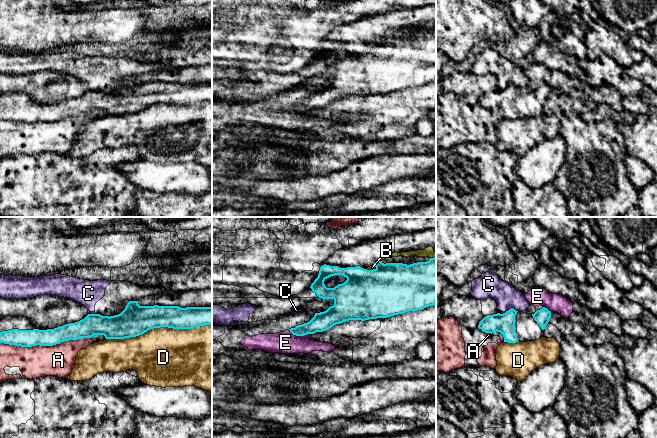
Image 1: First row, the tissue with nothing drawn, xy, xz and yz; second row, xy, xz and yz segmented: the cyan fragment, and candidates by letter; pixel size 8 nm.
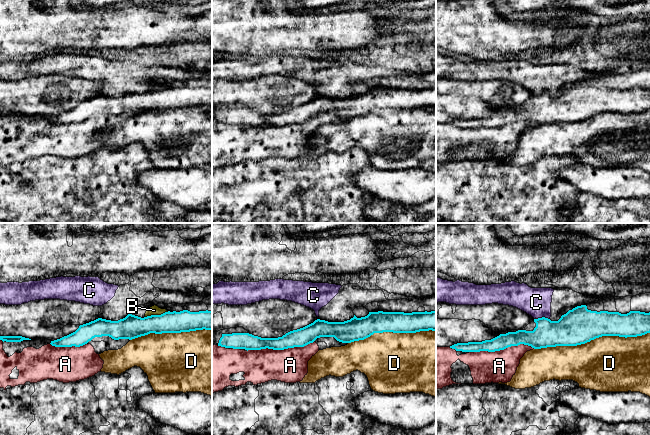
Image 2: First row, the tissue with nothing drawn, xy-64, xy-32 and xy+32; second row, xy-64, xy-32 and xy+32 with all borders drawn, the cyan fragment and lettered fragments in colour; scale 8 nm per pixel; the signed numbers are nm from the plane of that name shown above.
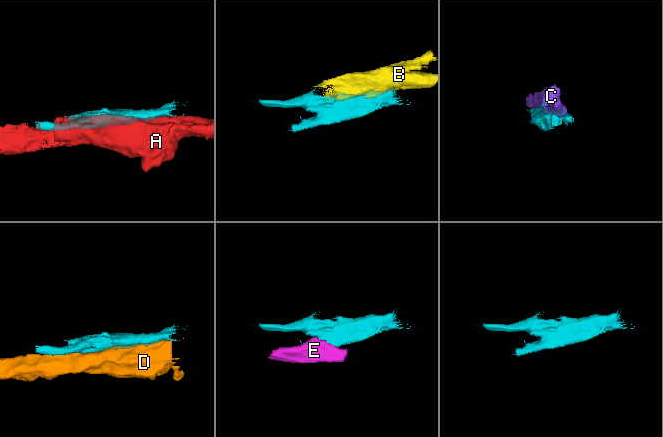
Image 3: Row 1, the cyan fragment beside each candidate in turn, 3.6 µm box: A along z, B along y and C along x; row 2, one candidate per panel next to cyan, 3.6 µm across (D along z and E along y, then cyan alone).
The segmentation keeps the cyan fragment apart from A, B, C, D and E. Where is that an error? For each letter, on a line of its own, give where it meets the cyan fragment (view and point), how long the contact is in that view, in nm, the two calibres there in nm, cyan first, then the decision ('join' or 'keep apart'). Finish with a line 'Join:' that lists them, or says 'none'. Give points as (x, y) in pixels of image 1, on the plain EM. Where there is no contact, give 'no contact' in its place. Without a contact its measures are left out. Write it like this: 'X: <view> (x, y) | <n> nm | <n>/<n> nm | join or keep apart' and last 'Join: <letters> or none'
A: xy (45, 121) | 750 nm | 140/260 nm | keep apart
B: xz (371, 46) | 90 nm | 420/40 nm | keep apart
C: yz (511, 84) | 110 nm | 160/190 nm | keep apart
D: xy (158, 103) | 850 nm | 240/480 nm | keep apart
E: xz (298, 111) | 170 nm | 150/180 nm | keep apart
Join: none

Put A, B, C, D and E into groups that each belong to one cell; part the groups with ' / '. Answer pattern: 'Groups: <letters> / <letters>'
Groups: A / B C / D / E

